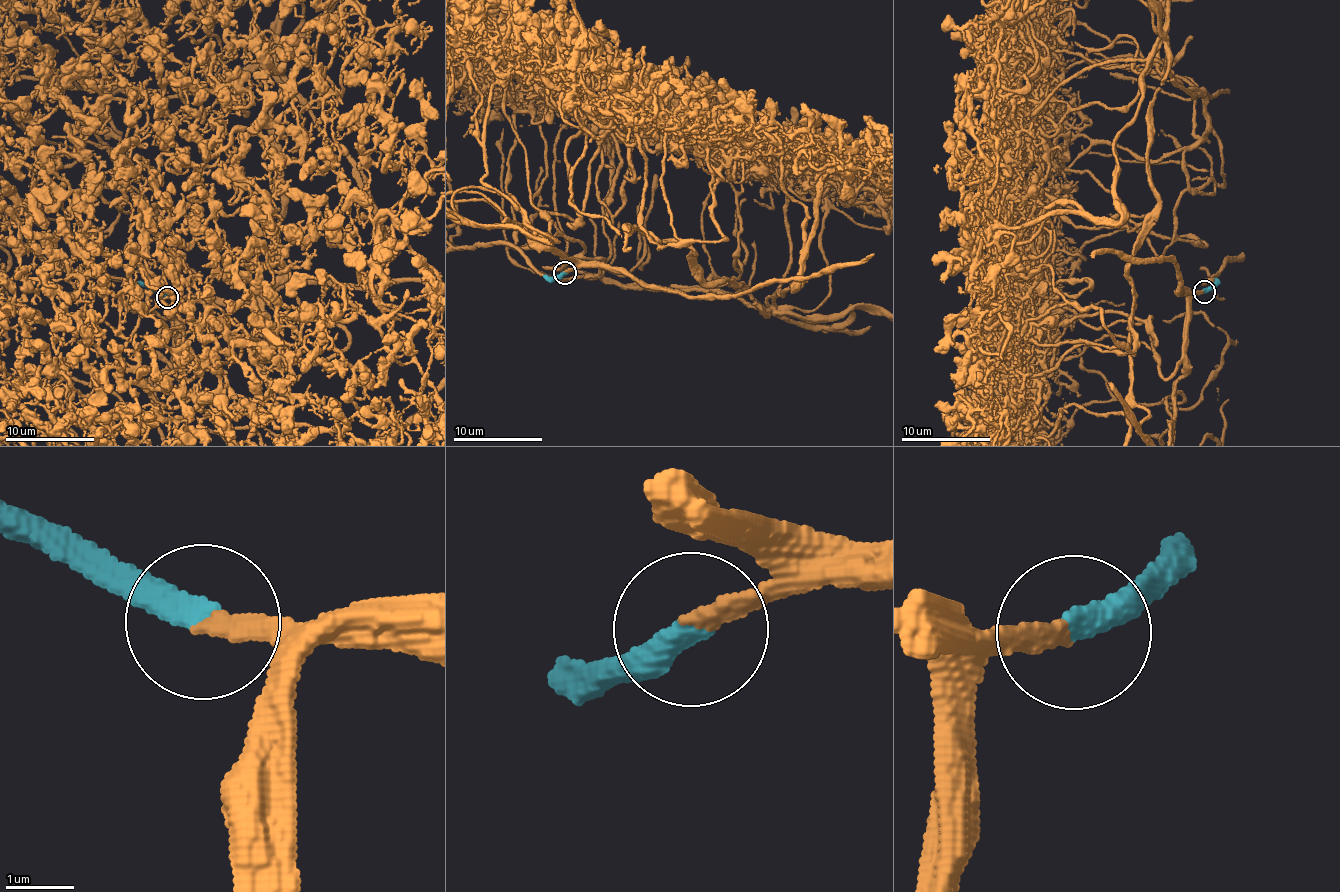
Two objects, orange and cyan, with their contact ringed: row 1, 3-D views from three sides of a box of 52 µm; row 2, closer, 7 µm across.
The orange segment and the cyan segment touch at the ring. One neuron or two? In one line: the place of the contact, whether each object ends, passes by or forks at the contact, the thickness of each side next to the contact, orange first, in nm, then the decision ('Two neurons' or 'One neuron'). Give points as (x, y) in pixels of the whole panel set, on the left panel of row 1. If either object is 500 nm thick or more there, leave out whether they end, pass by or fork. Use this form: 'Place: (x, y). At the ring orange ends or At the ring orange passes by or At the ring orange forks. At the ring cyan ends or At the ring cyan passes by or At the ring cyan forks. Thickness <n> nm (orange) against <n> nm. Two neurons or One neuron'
Place: (167, 297). At the ring orange ends. At the ring cyan ends. Thickness 240 nm (orange) against 320 nm. One neuron

